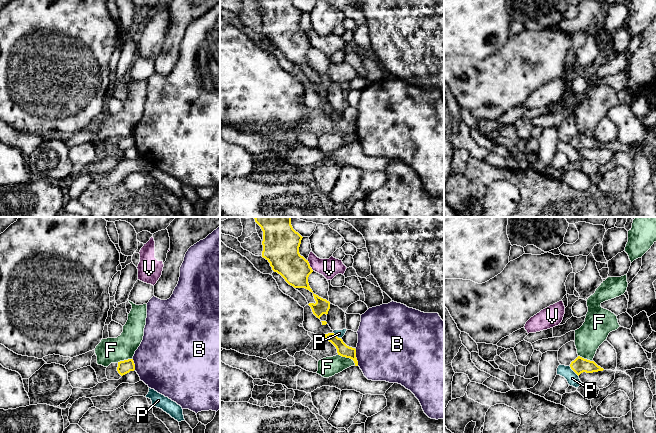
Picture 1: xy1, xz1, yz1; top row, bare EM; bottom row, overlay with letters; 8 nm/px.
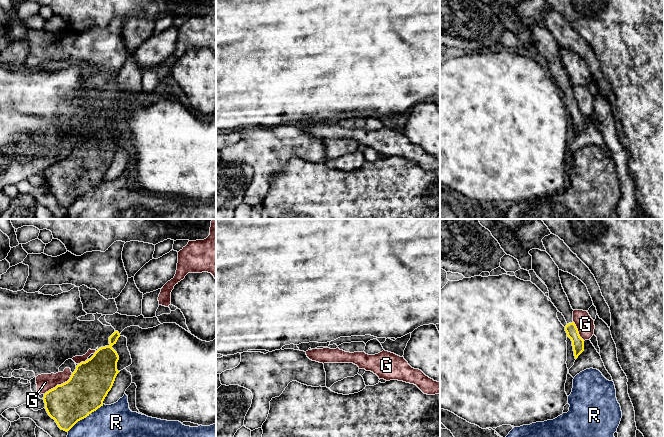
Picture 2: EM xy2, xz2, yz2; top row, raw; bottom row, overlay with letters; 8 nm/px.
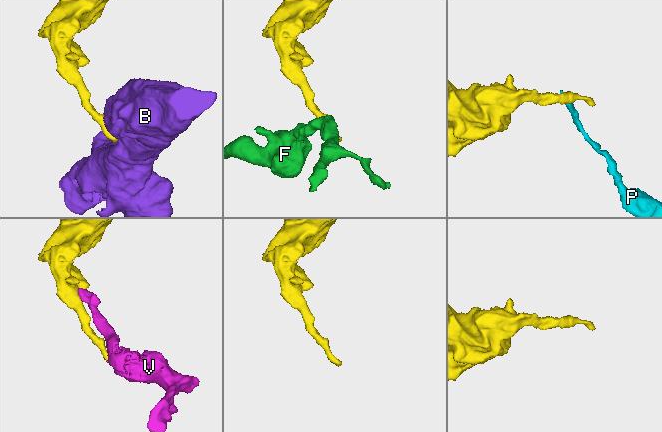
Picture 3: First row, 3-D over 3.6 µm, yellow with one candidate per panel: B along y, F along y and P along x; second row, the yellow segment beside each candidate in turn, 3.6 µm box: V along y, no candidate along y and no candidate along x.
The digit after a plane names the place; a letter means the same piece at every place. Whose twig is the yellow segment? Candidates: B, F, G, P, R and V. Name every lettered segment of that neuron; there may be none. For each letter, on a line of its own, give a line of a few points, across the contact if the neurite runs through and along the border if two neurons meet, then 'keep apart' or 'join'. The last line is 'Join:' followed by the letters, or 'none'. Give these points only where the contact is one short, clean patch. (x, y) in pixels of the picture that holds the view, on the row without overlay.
B: line xz1 (355, 125), (358, 141); keep apart
F: line xz1 (338, 130), (349, 133), (355, 140); keep apart
G: keep apart
P: line yz1 (569, 142), (578, 152); keep apart
R: keep apart
V: line xz1 (307, 36), (313, 46); keep apart
Join: none

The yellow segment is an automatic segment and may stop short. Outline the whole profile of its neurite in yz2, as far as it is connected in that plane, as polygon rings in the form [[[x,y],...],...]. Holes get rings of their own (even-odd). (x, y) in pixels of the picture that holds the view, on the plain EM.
[[[532,25],[532,46],[545,59],[549,67],[549,74],[557,86],[564,92],[567,101],[565,107],[572,117],[575,135],[584,127],[584,116],[580,113],[578,105],[573,98],[573,85],[564,68],[559,53],[559,44],[546,27]]]

